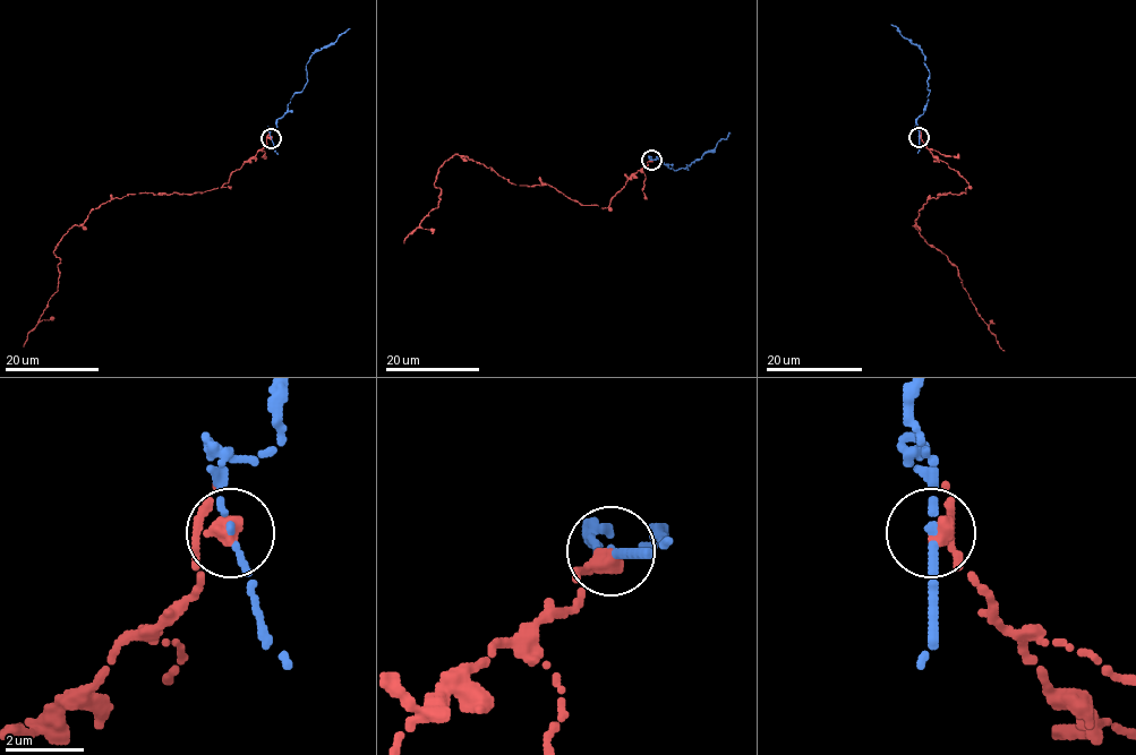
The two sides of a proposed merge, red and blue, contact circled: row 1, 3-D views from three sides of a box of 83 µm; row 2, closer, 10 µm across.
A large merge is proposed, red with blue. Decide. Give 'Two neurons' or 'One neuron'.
One neuron

